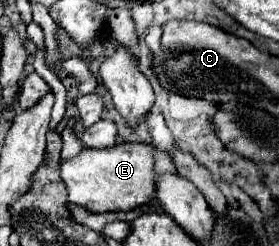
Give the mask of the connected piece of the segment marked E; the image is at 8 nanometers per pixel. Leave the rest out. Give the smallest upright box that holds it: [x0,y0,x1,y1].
[61,142,157,212]

